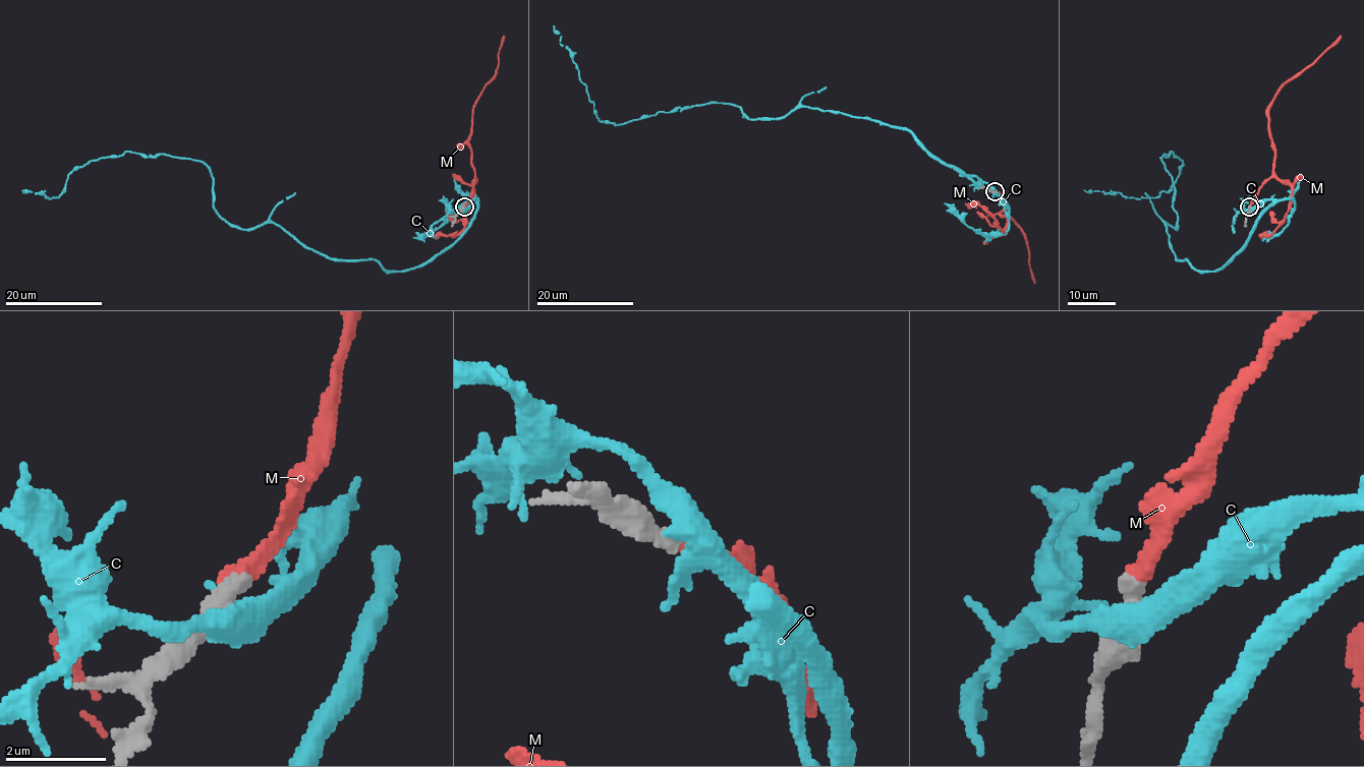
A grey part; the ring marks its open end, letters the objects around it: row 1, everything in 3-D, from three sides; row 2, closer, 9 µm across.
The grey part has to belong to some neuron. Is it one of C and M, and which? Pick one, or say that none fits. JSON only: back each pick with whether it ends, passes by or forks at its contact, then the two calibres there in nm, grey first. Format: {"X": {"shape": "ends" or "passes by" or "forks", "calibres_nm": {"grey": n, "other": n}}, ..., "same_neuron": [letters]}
{"M": {"shape": "ends", "calibres_nm": {"grey": 400, "other": 360}}, "same_neuron": ["M"]}

